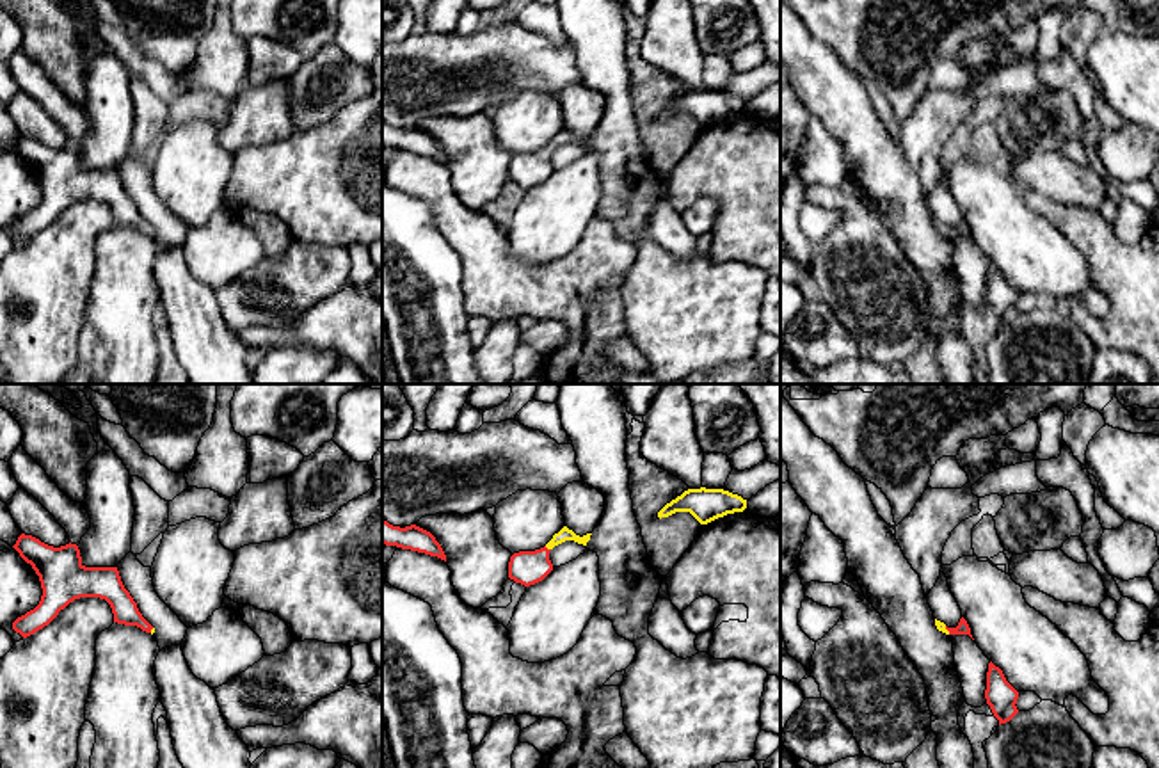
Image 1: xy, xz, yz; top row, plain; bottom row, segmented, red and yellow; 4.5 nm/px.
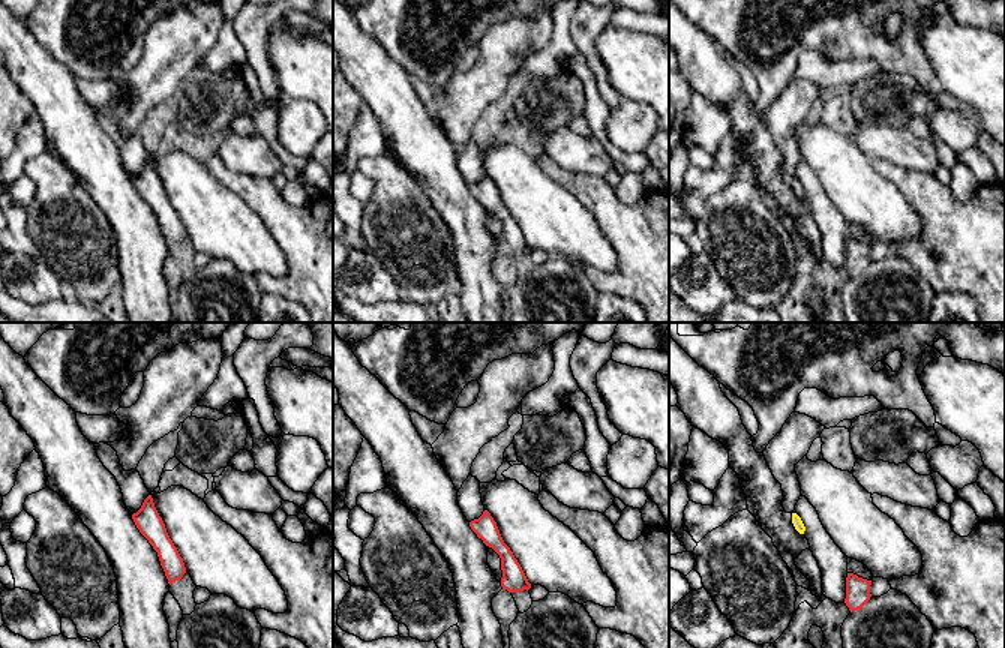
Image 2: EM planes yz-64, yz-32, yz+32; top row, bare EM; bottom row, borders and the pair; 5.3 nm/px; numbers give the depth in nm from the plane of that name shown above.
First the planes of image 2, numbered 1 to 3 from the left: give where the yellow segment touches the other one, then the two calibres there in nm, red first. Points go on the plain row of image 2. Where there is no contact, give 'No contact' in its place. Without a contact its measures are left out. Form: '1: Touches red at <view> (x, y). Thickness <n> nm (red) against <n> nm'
1: No contact
2: No contact
3: No contact

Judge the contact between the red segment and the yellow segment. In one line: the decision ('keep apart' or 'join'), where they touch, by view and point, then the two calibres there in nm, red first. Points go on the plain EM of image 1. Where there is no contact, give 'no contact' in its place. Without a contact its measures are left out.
join; meets red in xz at (546, 150); 160 nm thick on the red side, 60 nm on the other

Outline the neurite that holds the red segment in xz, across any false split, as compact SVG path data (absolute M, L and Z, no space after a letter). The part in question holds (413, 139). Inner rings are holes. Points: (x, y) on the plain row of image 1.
M382 123L382 146L425 155L446 164L446 156L436 139L416 126L400 130Z

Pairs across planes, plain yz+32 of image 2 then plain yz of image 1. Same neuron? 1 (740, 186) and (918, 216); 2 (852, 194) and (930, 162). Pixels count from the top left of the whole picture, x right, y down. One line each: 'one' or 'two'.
1: two
2: two

